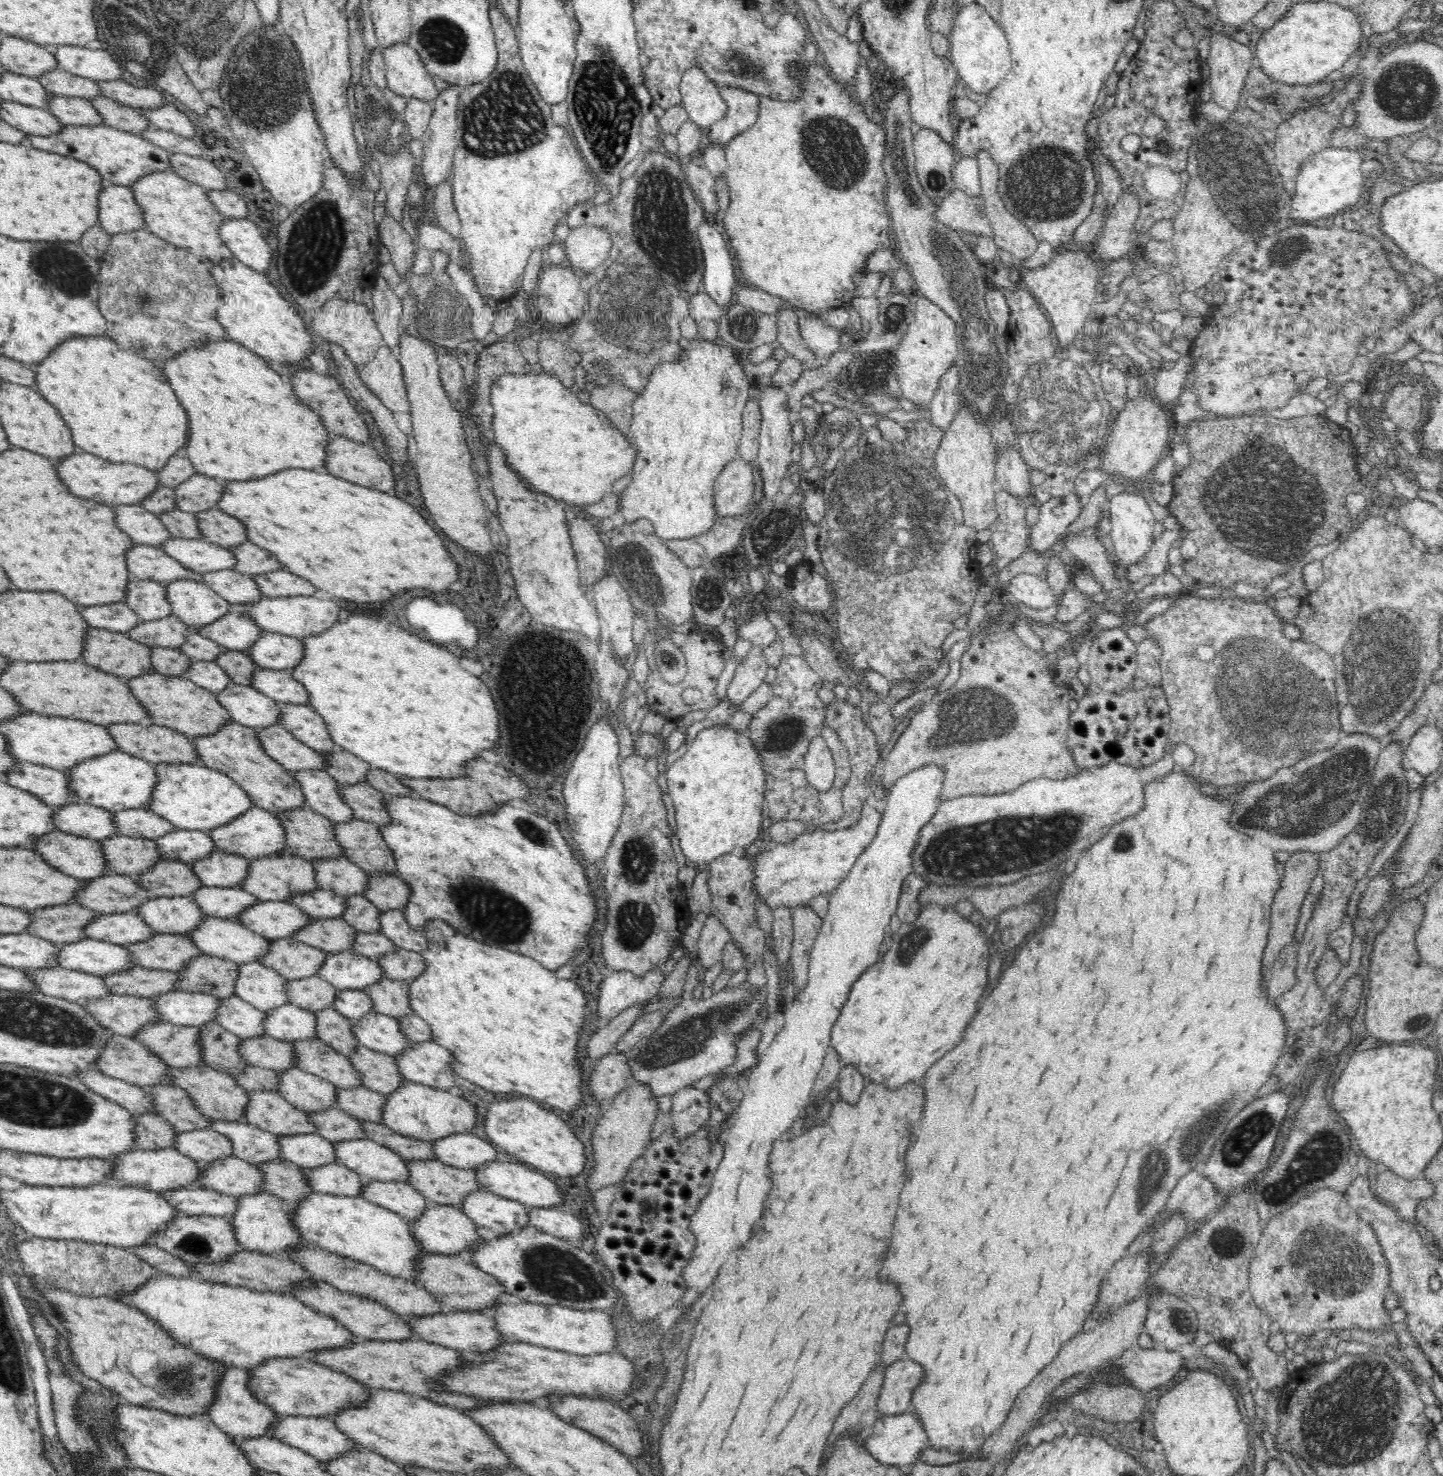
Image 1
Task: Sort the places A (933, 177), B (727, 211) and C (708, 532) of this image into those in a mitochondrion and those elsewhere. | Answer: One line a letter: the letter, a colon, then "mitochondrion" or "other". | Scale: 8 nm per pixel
A: mitochondrion
B: other
C: other

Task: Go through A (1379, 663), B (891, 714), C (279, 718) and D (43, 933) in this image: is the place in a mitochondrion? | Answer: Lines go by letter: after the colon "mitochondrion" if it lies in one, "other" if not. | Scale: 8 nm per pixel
A: mitochondrion
B: other
C: other
D: other

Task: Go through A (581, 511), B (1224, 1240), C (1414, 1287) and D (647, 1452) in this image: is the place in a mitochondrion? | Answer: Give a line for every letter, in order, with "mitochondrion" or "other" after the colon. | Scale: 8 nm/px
A: other
B: mitochondrion
C: mitochondrion
D: other

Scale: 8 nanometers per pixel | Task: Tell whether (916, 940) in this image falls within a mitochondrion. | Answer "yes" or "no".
yes

